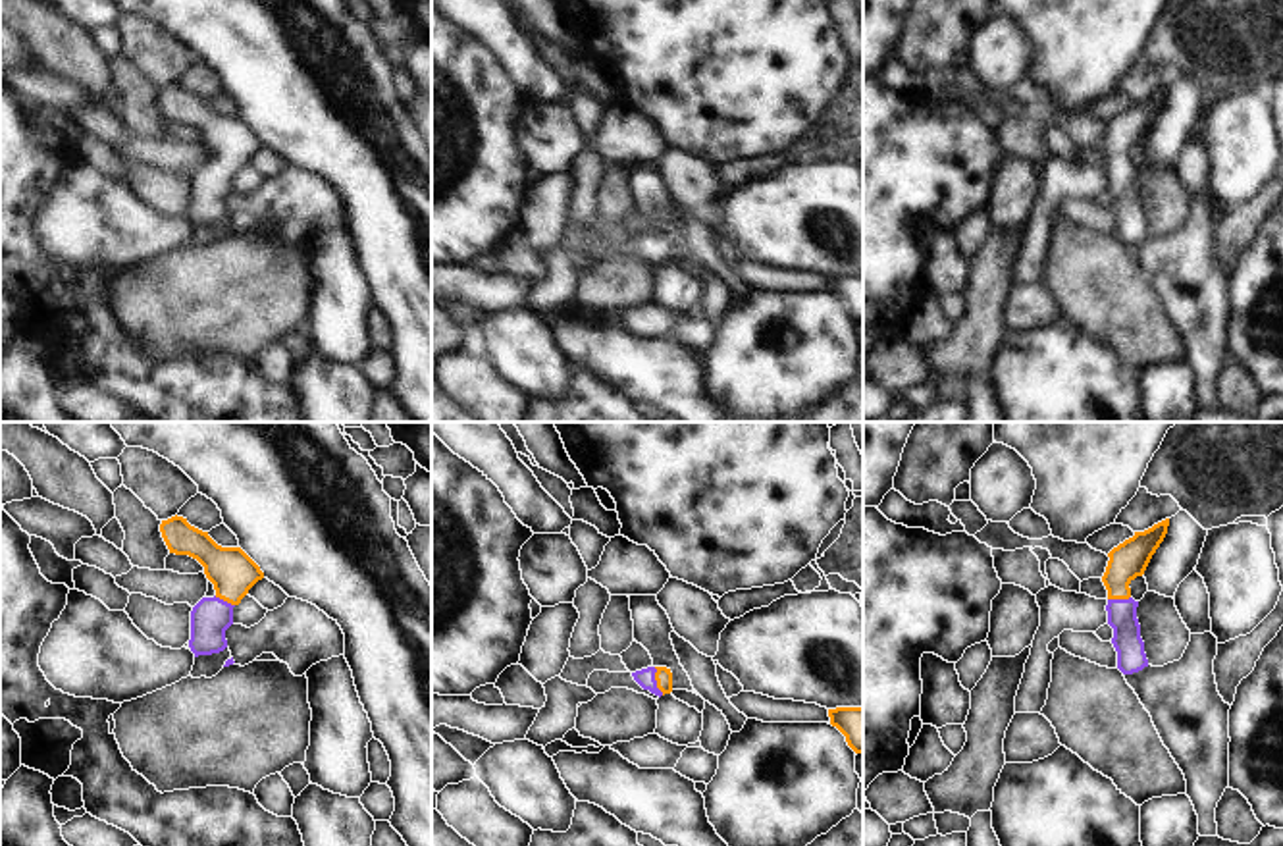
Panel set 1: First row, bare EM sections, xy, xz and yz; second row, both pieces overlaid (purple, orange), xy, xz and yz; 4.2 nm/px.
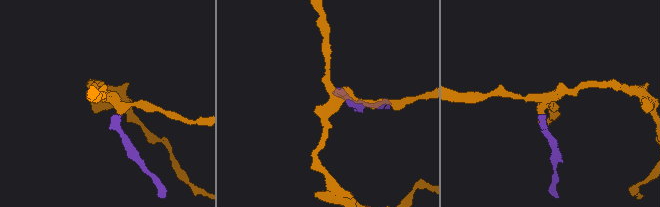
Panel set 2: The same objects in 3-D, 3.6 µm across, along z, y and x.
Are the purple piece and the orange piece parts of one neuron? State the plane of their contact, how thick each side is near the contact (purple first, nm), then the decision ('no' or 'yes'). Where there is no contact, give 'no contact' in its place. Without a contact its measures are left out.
xz | 80/70 nm | yes

